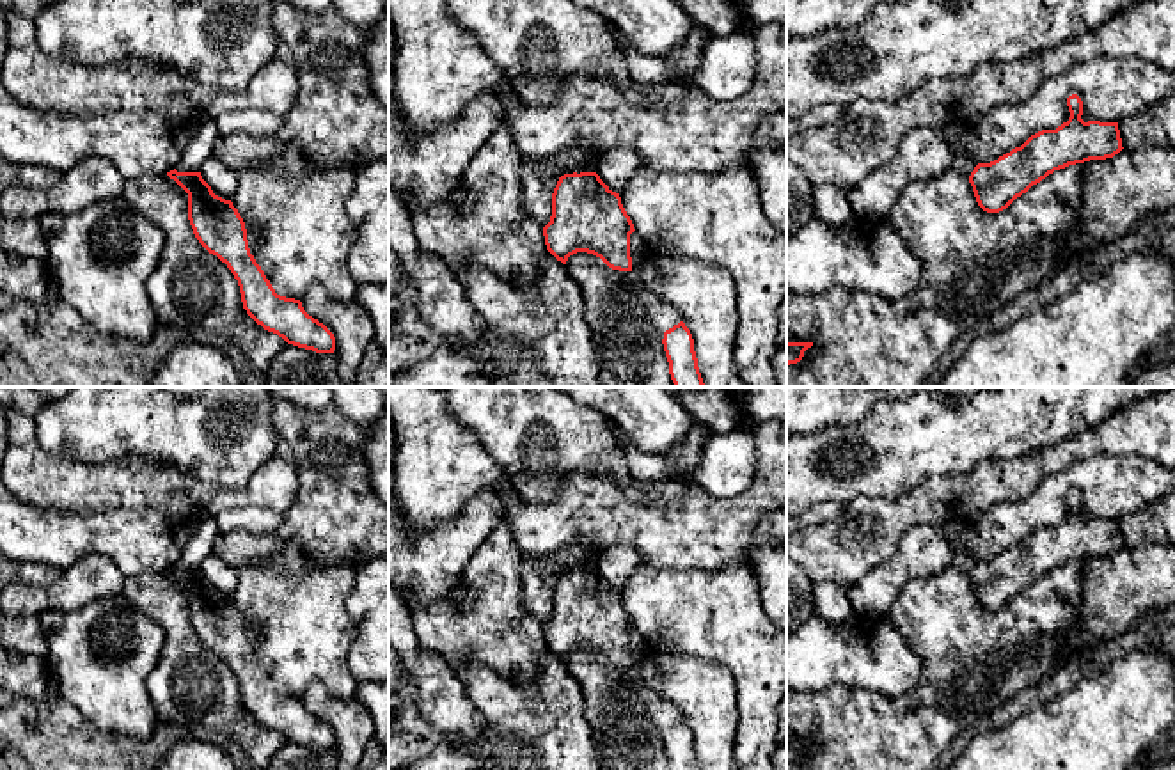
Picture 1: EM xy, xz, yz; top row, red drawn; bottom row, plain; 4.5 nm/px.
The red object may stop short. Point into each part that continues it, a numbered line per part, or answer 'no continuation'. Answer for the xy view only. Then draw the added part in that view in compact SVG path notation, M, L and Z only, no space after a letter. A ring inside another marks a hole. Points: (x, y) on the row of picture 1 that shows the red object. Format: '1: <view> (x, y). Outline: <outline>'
no continuation

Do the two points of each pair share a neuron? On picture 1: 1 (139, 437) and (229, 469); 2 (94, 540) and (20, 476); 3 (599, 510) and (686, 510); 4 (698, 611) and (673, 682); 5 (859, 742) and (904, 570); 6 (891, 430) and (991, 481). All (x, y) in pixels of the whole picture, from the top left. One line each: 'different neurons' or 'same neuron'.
1: same neuron
2: different neurons
3: same neuron
4: different neurons
5: different neurons
6: different neurons

